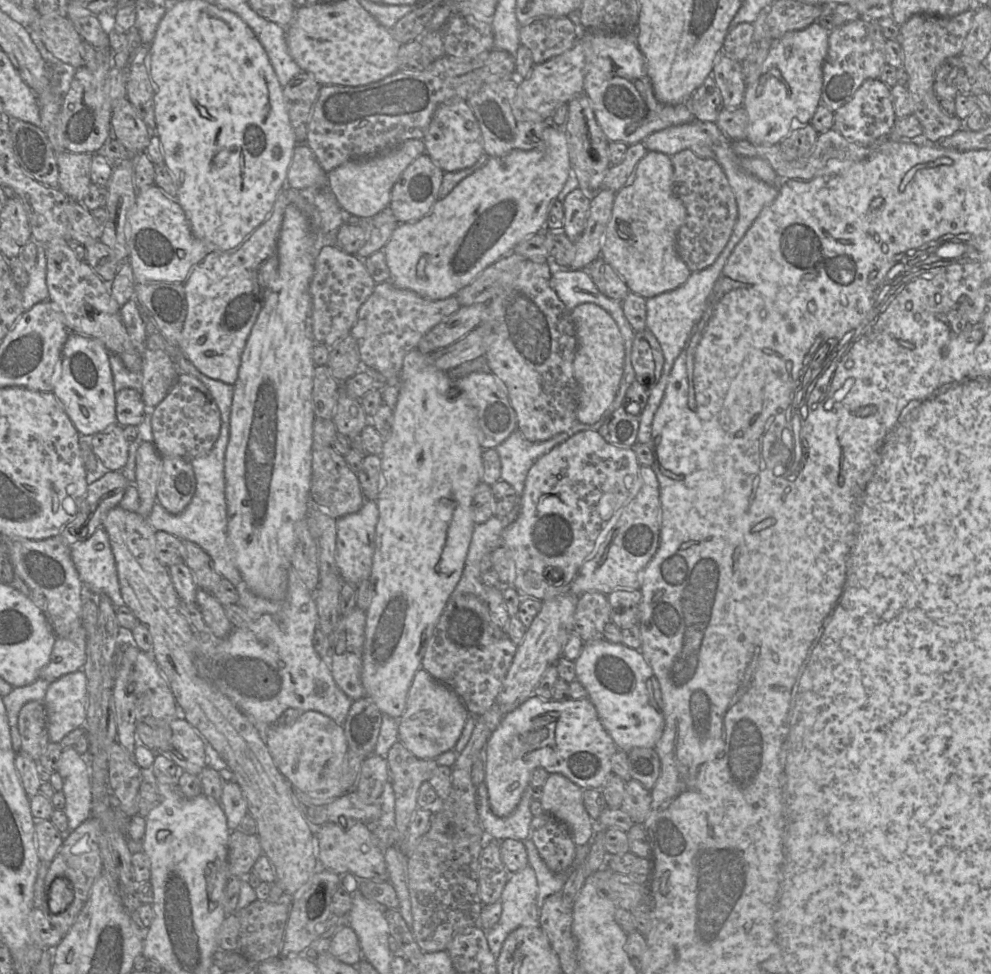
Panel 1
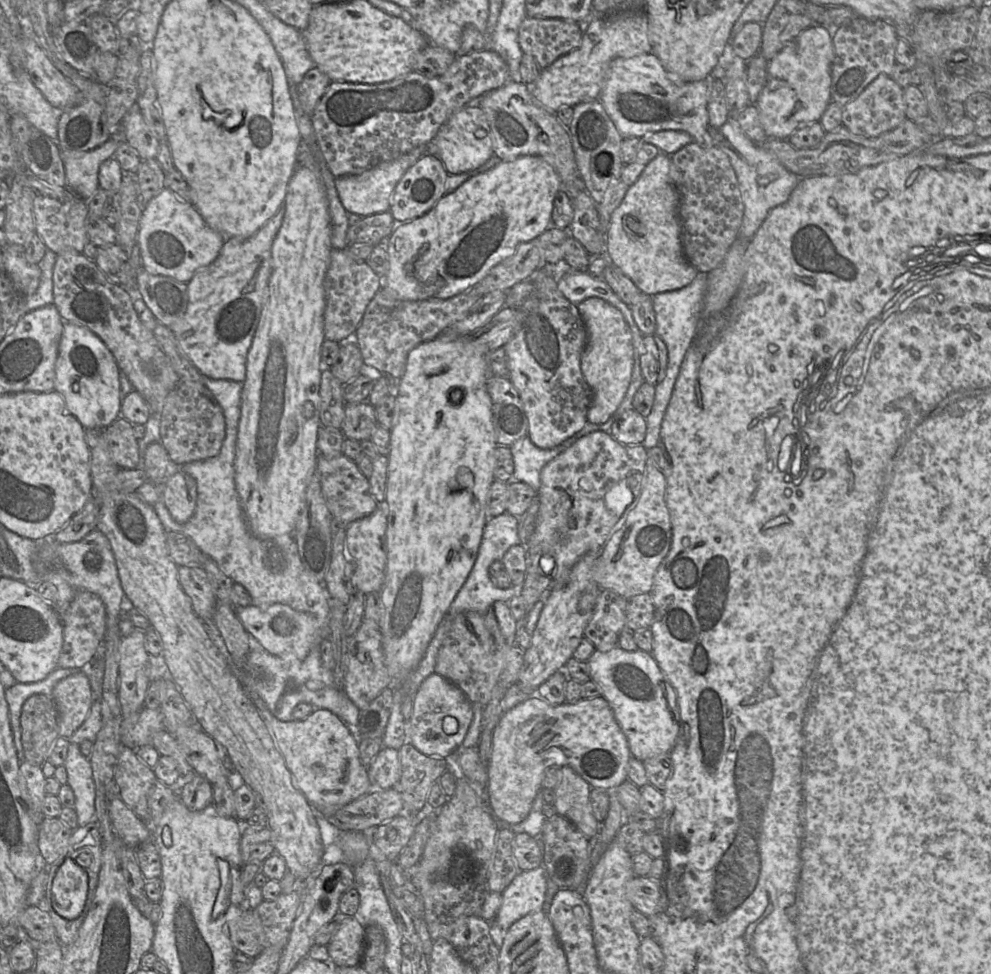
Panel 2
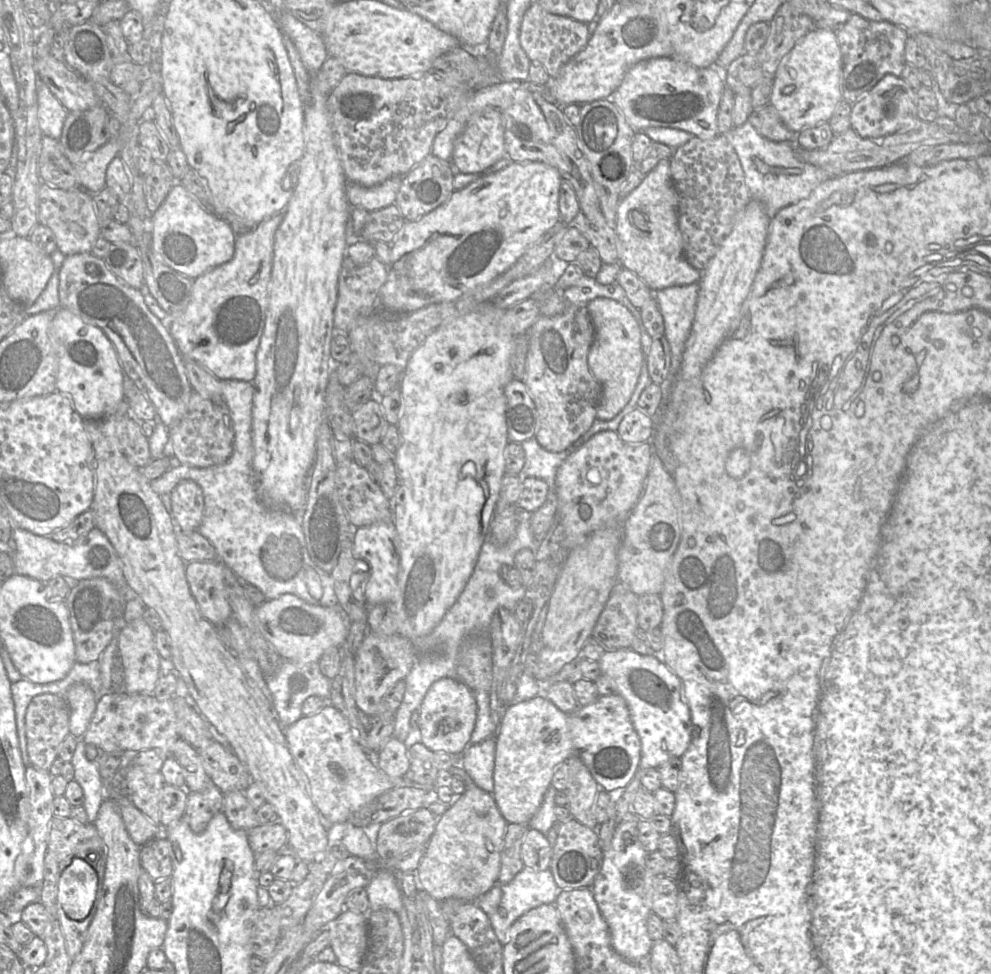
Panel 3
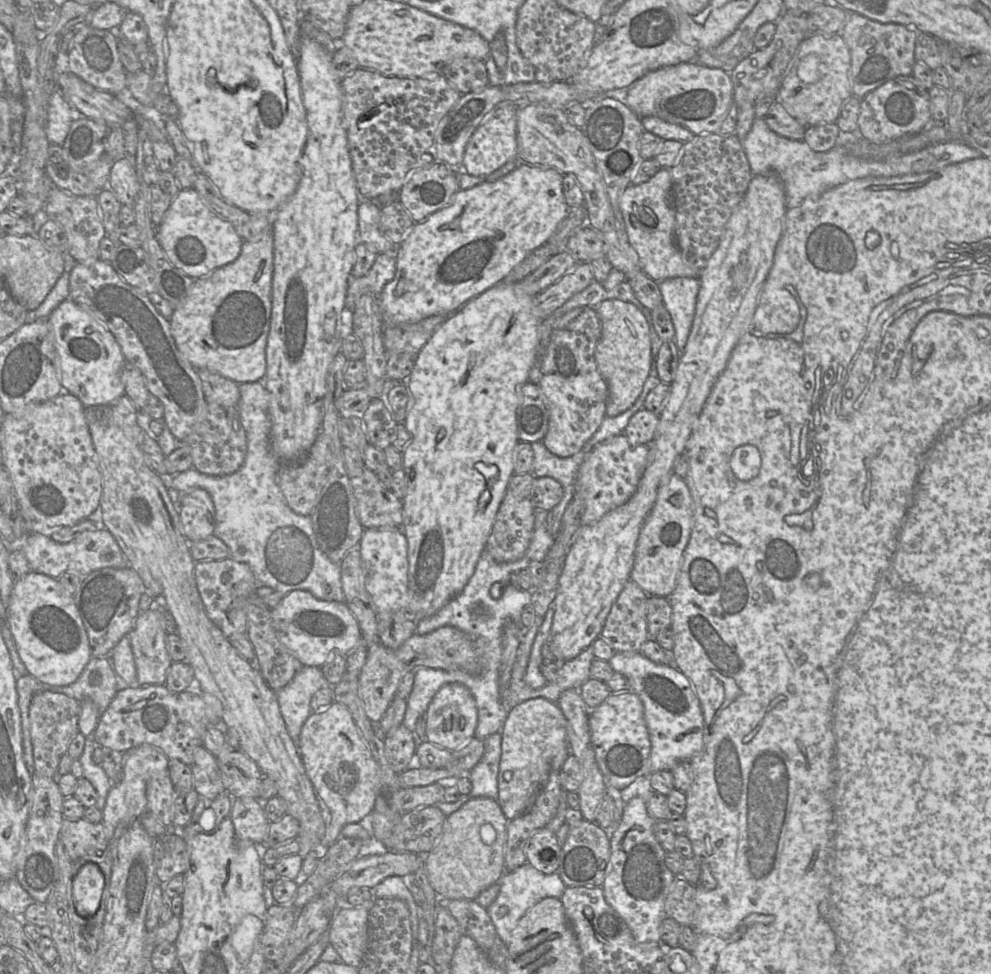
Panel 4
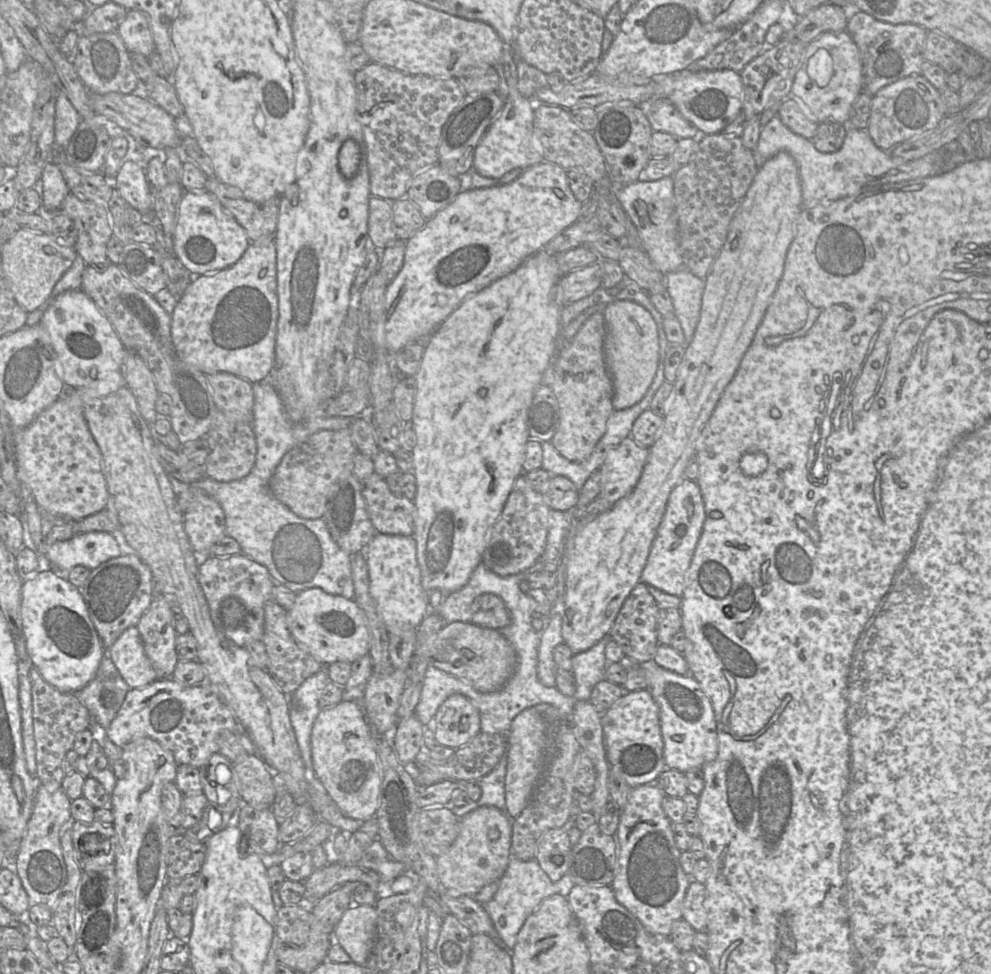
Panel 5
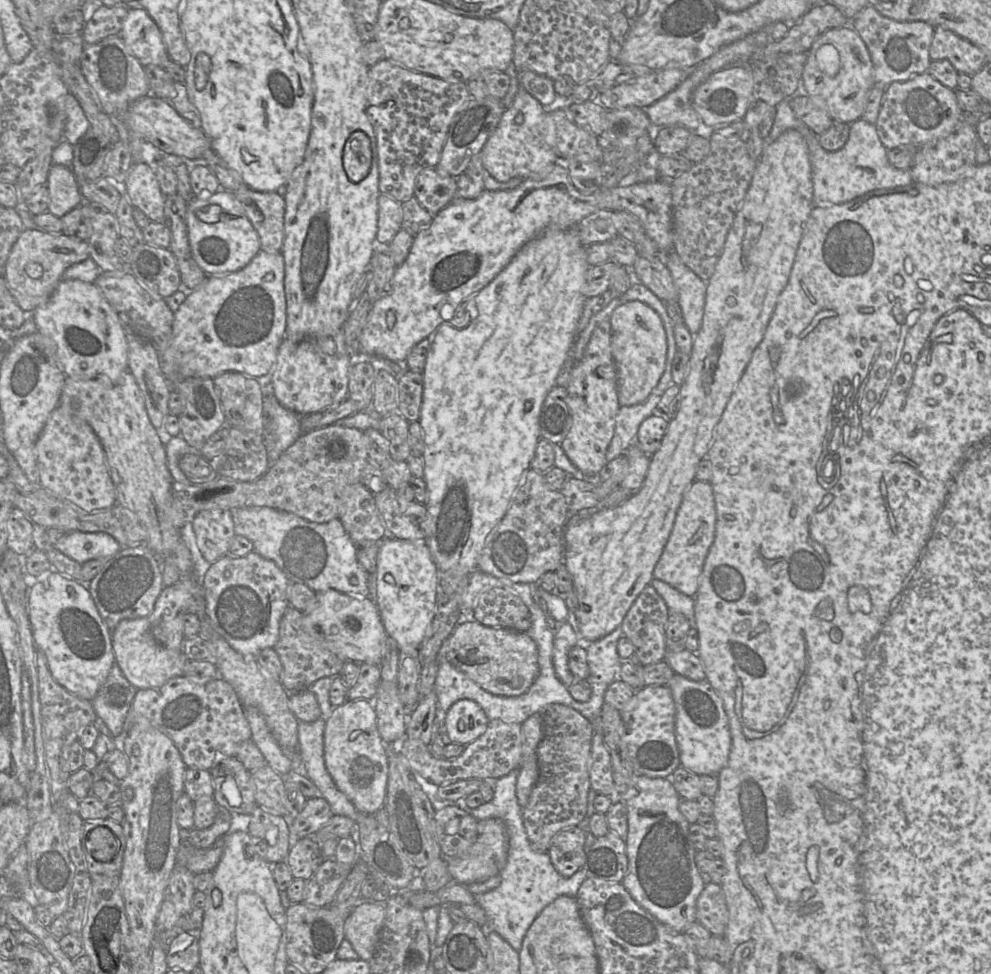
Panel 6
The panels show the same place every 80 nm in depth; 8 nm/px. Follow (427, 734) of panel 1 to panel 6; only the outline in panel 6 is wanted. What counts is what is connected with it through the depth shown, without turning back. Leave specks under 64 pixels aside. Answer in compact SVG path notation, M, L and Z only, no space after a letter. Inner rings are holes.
M461 699L454 702L446 712L444 736L448 743L467 745L486 731L489 722L476 702Z

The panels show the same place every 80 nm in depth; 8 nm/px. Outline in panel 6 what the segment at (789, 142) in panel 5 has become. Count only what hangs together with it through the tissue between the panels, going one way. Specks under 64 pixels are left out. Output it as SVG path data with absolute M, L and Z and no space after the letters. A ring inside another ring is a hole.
M782 101L776 107L776 115L766 142L776 140L787 130L799 131L807 141L812 169L814 206L836 205L849 202L879 189L894 189L914 183L910 169L898 169L890 164L887 149L881 143L875 125L862 119L849 125L849 137L838 151L829 152L821 147L818 135L806 127L793 113L789 102Z

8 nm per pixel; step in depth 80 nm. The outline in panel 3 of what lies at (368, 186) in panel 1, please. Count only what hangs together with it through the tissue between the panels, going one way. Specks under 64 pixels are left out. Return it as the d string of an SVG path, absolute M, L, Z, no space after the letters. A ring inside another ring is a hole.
M394 176L384 182L365 187L347 180L345 193L350 208L362 208L368 212L385 208L395 203L402 177Z

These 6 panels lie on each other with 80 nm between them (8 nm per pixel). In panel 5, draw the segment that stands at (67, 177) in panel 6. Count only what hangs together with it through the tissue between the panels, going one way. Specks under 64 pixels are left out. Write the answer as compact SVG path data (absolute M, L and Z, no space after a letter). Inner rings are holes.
M52 162L45 165L41 175L42 206L50 212L59 212L64 198L70 193L58 166Z

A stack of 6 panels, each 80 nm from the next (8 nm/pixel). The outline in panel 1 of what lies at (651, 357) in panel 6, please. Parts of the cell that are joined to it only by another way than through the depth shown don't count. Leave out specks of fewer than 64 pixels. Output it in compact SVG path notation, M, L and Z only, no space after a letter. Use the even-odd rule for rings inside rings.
M582 303L571 310L578 346L573 371L580 396L577 421L593 425L611 407L624 373L625 345L620 330L611 315L594 303Z

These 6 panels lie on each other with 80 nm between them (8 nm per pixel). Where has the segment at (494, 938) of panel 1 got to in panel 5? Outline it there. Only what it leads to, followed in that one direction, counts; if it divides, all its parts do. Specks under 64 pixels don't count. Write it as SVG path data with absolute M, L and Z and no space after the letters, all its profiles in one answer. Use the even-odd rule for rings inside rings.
M513 856L498 883L499 887L493 898L482 905L489 914L505 947L510 951L516 944L517 935L525 920L542 901L554 894L567 897L576 885L569 874L565 874L560 880L553 882L535 859L522 861Z

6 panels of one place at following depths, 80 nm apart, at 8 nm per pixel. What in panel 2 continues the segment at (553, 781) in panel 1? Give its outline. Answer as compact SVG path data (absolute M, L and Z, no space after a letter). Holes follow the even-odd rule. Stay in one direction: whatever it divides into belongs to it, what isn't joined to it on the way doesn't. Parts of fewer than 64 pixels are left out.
M563 766L560 774L561 780L553 790L554 808L590 839L599 830L590 802L592 787L569 766Z

